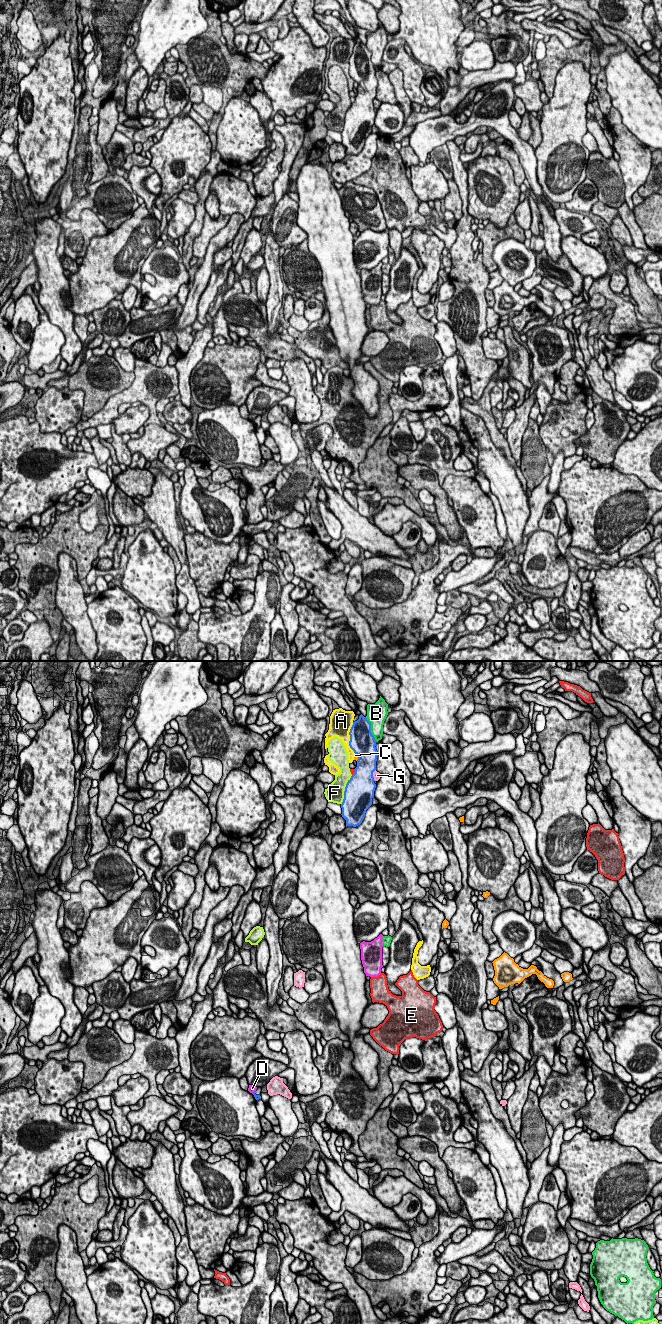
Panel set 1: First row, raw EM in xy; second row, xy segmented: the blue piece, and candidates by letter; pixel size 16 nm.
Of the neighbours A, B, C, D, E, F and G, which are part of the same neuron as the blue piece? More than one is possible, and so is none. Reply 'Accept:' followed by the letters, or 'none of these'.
Accept: none of these

